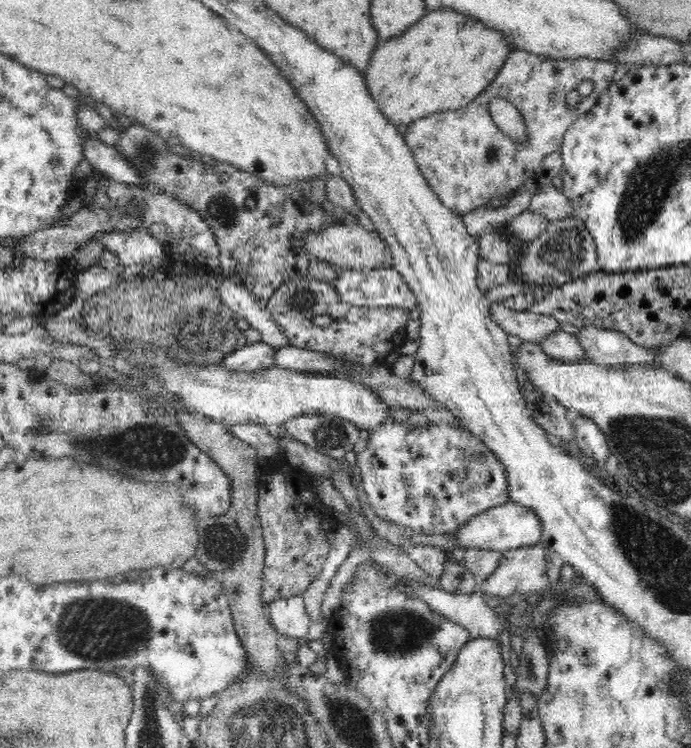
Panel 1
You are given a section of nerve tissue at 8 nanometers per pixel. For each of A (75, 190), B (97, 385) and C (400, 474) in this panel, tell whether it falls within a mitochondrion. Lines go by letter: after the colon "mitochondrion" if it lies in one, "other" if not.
A: other
B: other
C: other

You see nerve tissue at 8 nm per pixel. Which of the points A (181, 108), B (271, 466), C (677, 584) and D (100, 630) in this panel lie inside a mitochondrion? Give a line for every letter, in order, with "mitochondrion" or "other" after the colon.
A: other
B: other
C: mitochondrion
D: mitochondrion

